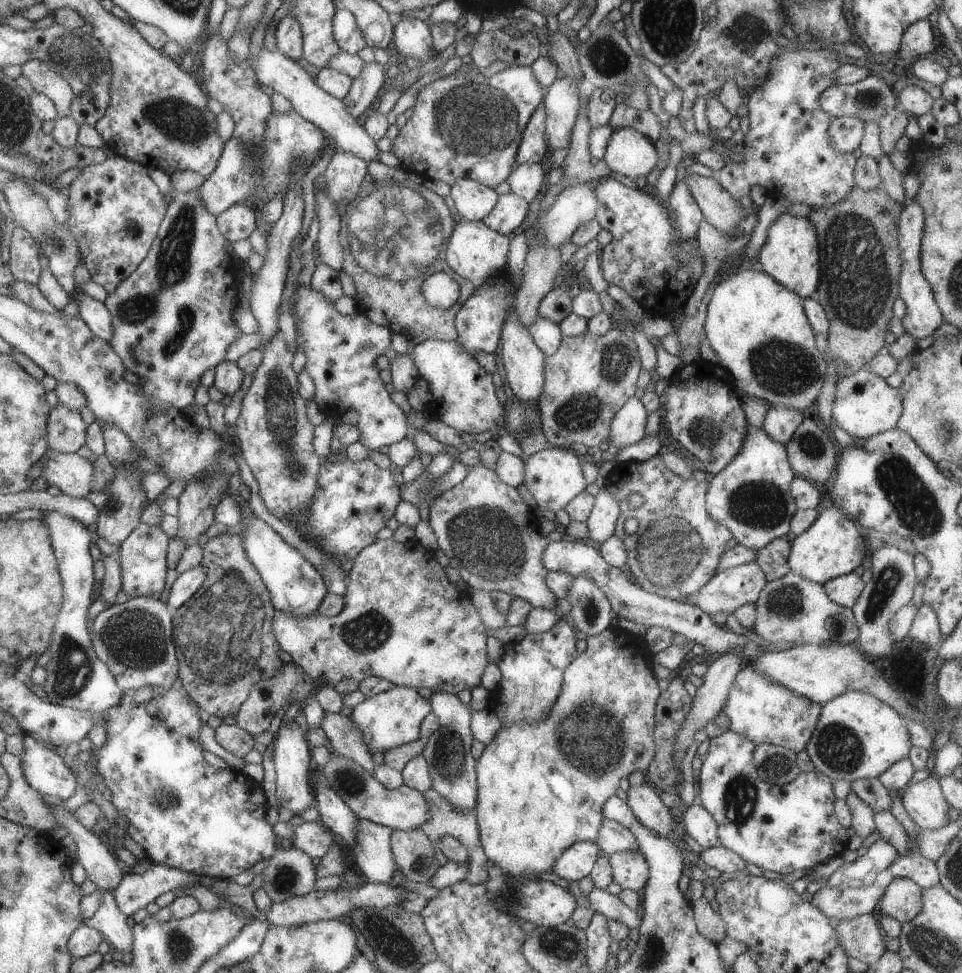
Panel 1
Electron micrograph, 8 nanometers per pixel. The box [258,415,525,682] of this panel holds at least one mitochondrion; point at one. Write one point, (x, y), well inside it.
(367, 632)

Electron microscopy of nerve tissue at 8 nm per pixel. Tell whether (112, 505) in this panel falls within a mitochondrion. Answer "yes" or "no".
yes

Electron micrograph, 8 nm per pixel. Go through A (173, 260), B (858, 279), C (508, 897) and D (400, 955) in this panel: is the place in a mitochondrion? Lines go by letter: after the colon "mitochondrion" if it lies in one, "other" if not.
A: mitochondrion
B: mitochondrion
C: mitochondrion
D: other

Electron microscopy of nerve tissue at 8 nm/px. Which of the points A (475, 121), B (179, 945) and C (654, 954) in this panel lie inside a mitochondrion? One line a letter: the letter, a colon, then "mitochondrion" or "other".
A: mitochondrion
B: mitochondrion
C: mitochondrion

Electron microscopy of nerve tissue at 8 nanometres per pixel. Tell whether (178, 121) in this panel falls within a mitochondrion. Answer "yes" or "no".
yes

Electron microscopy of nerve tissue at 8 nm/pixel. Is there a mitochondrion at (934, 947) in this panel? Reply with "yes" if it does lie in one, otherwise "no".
yes

